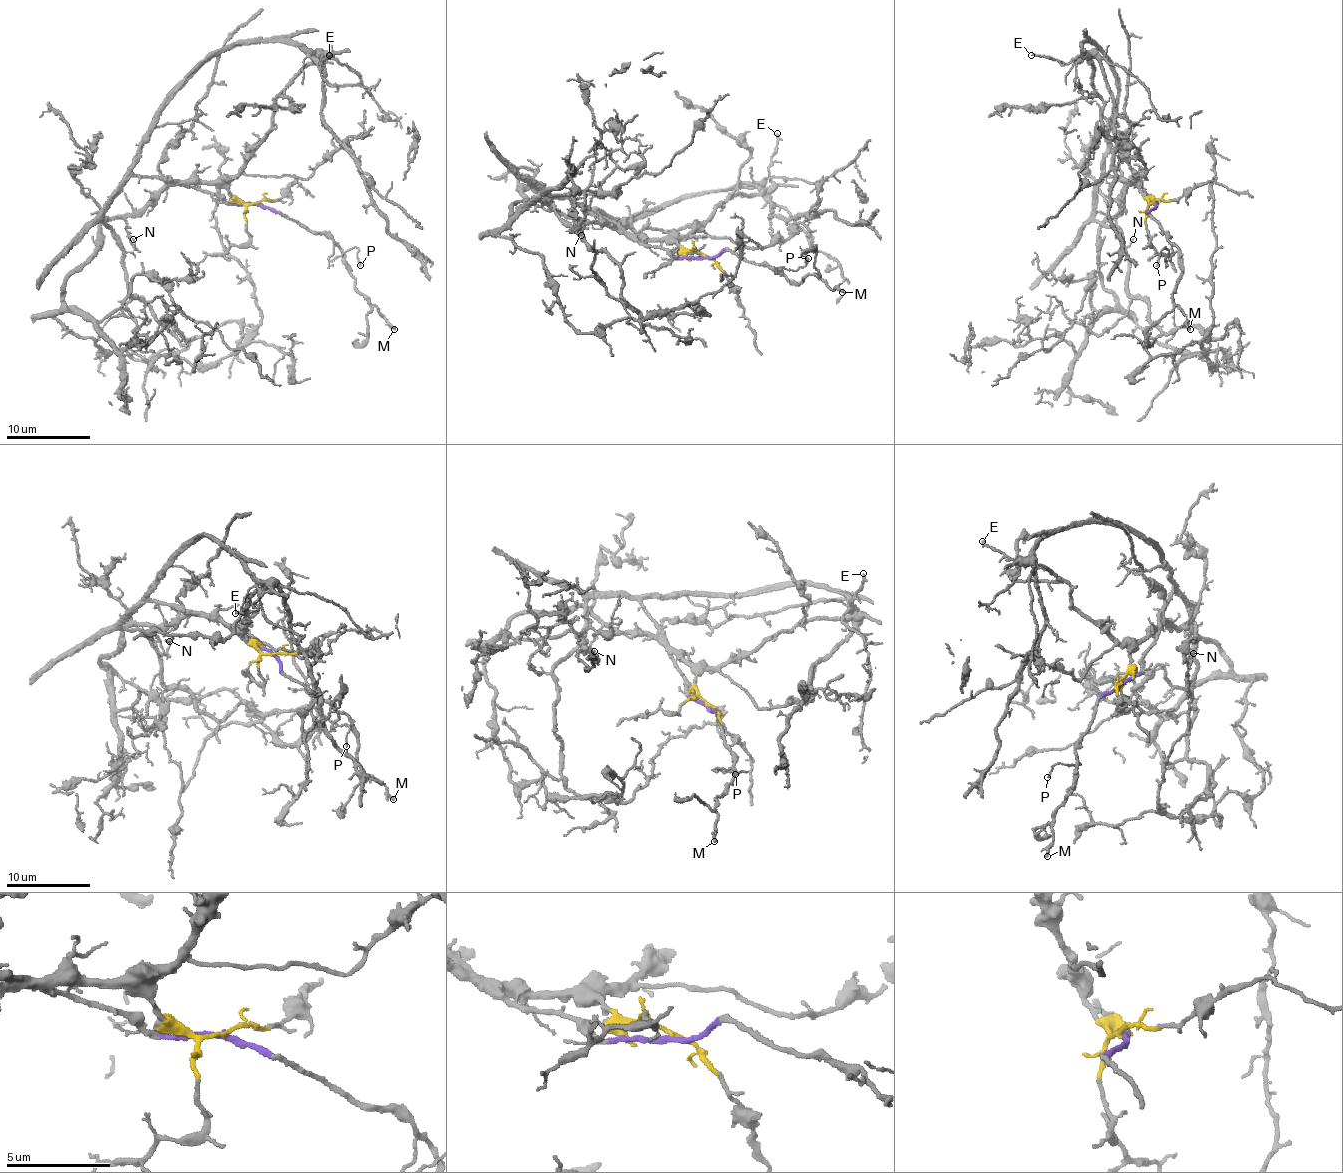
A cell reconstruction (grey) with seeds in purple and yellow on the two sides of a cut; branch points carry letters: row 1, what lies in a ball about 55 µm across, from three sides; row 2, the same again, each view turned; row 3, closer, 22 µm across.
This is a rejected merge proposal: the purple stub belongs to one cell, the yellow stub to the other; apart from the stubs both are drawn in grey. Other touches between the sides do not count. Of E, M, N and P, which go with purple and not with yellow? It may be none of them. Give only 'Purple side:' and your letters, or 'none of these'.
Purple side: M, P

